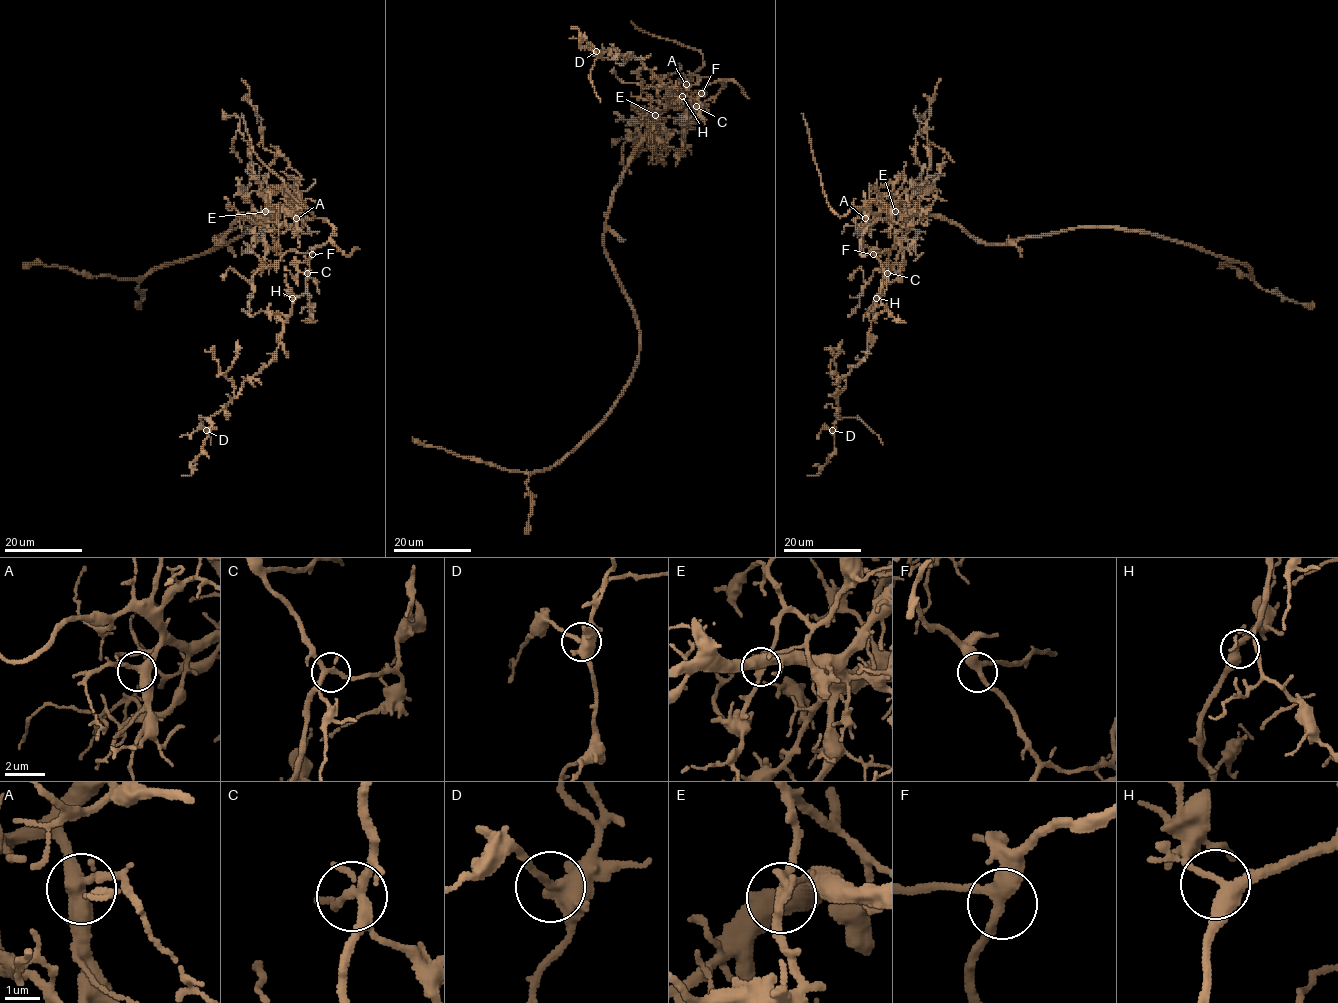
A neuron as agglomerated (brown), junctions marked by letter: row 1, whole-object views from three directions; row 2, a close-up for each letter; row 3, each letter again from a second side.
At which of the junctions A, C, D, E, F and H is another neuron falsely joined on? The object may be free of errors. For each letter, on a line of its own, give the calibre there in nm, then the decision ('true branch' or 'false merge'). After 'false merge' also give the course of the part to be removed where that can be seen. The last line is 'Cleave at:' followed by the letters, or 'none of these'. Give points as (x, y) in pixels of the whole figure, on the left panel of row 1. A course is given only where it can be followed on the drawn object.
A: calibre 380 nm; true branch
C: calibre 240 nm; true branch
D: calibre 320 nm; true branch
E: calibre 240 nm; false merge; course (265, 212), (291, 186), (298, 209), (333, 233), (314, 249), (273, 359), (211, 417), (181, 475)
F: calibre 320 nm; true branch
H: calibre 320 nm; true branch
Cleave at: E

